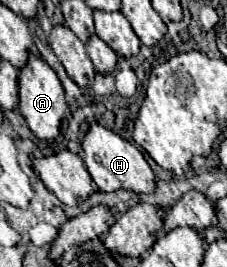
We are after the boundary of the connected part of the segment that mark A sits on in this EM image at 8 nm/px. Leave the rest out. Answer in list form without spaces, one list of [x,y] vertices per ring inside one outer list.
[[[36,53],[30,55],[24,69],[20,69],[20,115],[26,119],[32,135],[42,141],[54,141],[60,135],[60,125],[66,115],[66,101],[64,101],[64,89],[58,79],[58,75],[50,69],[46,61],[42,61]]]

